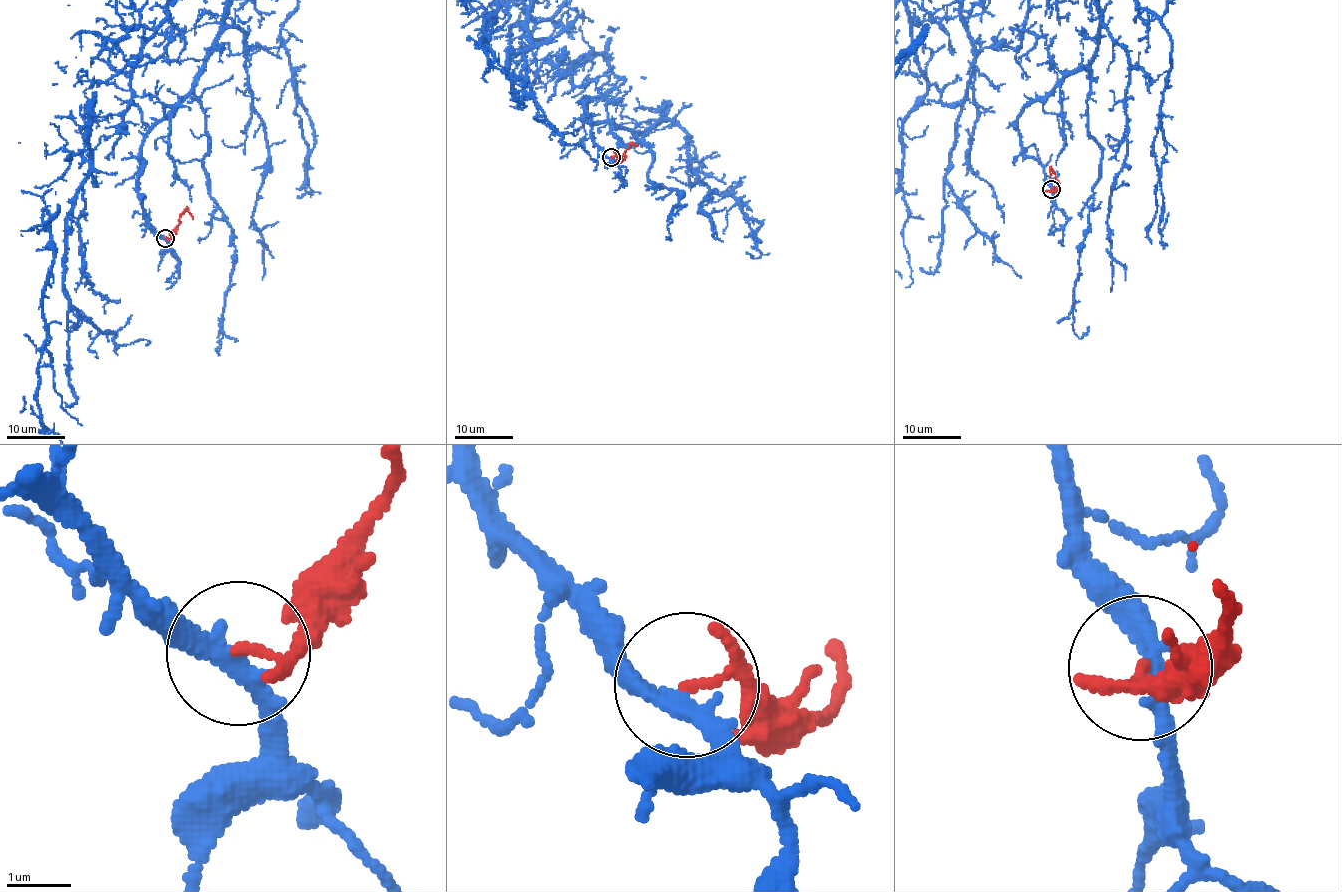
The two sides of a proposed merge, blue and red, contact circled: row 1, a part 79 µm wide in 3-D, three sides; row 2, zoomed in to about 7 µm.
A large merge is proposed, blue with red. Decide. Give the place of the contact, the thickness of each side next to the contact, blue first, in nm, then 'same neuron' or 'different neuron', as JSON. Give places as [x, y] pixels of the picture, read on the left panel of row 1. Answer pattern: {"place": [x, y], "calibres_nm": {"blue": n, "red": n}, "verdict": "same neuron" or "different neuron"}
{"place": [165, 238], "calibres_nm": {"blue": 280, "red": 110}, "verdict": "different neuron"}

